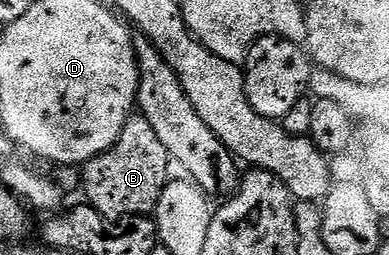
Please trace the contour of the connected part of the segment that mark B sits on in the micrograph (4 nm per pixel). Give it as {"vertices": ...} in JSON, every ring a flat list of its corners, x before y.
{"vertices":[[139,114,130,115,115,143,83,166,79,180,83,188,85,184,84,199,99,214,112,220,152,213,170,179,169,164,167,146,159,142,151,122]]}

